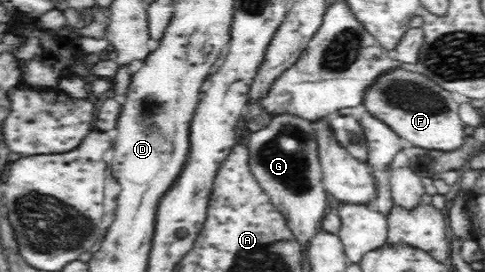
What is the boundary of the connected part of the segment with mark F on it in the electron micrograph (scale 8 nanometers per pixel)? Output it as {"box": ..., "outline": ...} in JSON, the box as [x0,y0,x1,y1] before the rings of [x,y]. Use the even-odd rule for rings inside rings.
{"box":[364,66,466,152],"outline":[[[410,66],[399,67],[393,73],[378,78],[377,82],[369,87],[364,104],[368,112],[380,118],[396,135],[407,139],[414,147],[438,149],[443,152],[451,152],[464,147],[464,137],[466,137],[464,122],[459,116],[459,105],[452,99],[451,91],[444,91],[443,87],[436,85],[432,79],[426,79],[424,75],[416,73]]]}

